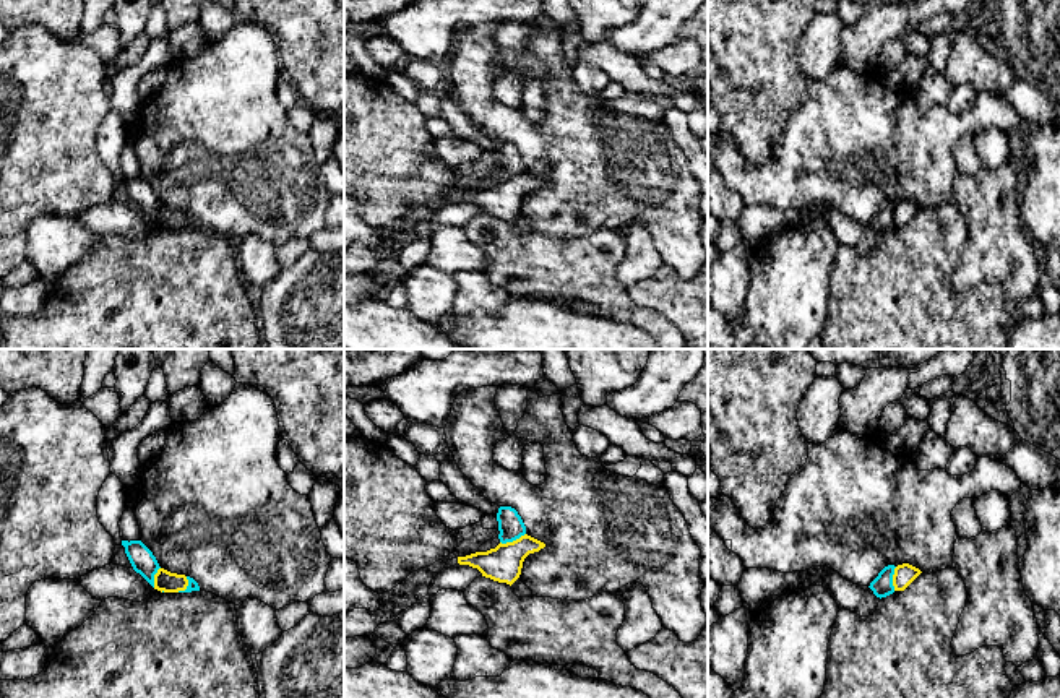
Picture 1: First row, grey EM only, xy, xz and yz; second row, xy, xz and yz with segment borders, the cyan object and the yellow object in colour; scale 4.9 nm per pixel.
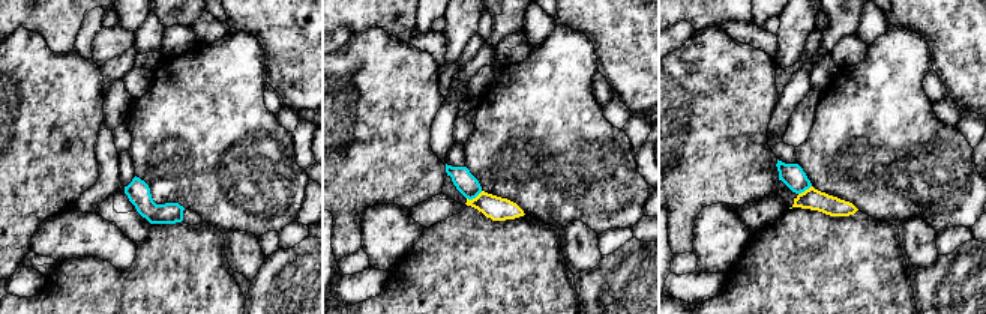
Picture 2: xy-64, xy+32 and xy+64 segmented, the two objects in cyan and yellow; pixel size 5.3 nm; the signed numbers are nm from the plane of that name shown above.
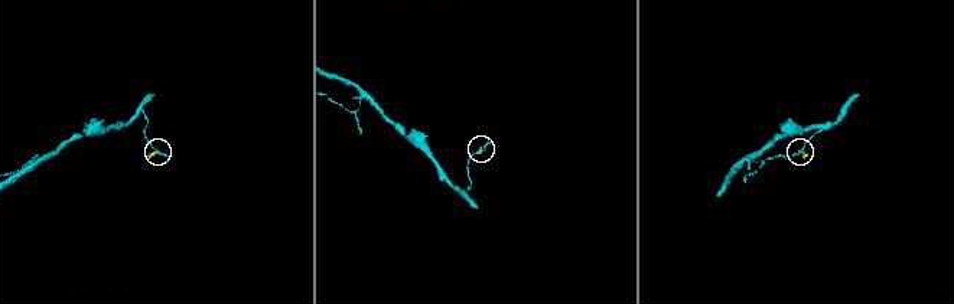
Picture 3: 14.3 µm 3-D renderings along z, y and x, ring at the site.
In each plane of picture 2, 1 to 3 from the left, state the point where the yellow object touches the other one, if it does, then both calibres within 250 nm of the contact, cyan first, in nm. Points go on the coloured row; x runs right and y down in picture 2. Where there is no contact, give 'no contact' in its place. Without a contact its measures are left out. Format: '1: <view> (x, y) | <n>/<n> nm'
1: no contact
2: xy+32 (474, 197) | 110/130 nm
3: xy+64 (805, 190) | 120/120 nm

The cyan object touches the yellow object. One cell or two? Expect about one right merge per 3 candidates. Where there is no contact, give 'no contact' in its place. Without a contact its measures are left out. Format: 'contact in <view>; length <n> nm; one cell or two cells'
contact in xz; length 140 nm; two cells

